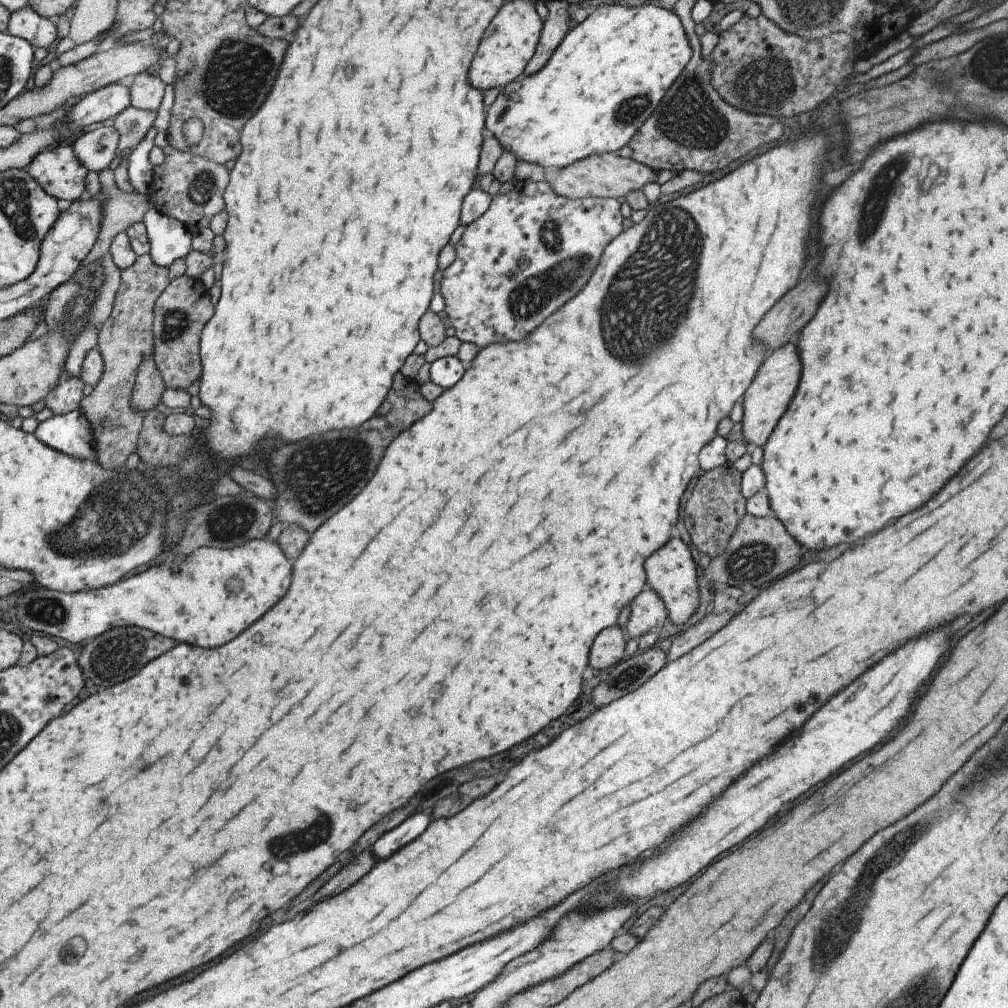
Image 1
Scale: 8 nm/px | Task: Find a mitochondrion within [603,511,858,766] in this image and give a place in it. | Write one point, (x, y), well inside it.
(749, 562)

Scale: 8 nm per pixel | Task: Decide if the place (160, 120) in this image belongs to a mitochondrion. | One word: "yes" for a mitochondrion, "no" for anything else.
no

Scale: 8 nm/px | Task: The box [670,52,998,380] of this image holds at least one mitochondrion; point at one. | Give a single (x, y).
(871, 204)

